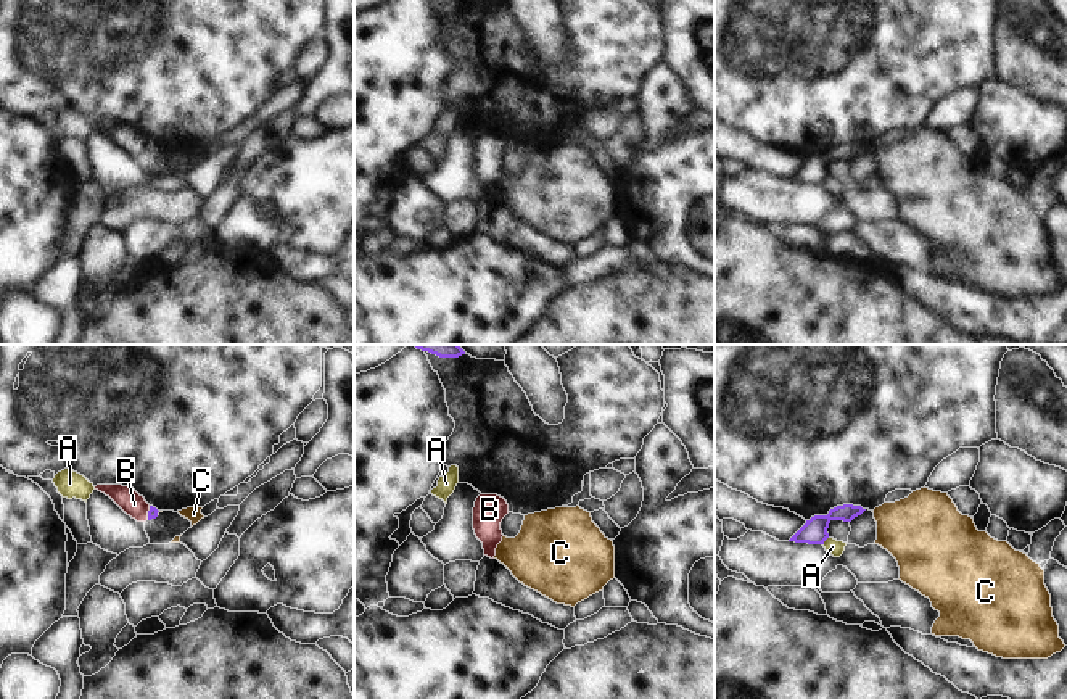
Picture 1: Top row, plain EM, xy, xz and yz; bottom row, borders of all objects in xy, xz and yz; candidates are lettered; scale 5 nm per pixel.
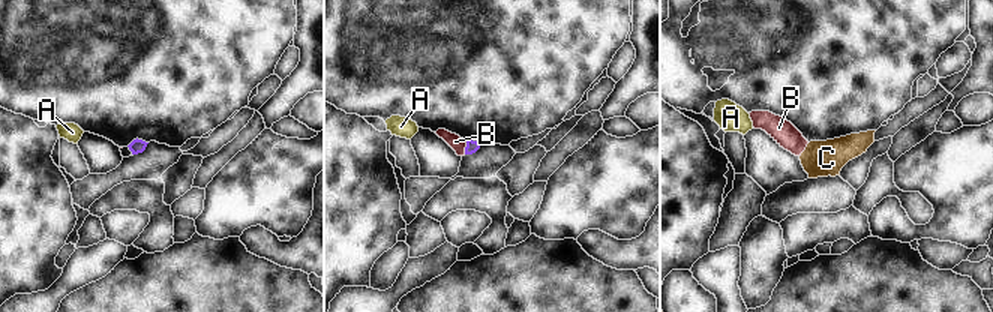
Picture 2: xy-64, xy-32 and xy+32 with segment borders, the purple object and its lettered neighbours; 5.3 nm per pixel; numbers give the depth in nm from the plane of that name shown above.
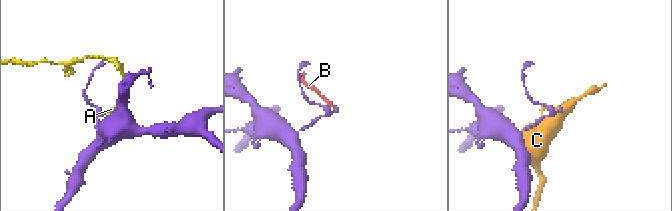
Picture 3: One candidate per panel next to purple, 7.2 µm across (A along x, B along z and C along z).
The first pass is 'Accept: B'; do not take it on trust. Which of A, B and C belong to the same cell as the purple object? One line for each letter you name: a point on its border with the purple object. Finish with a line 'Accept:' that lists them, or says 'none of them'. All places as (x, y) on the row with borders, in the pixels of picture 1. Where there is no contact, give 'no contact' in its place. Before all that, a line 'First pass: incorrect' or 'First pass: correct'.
First pass: incorrect
Accept: none of them

